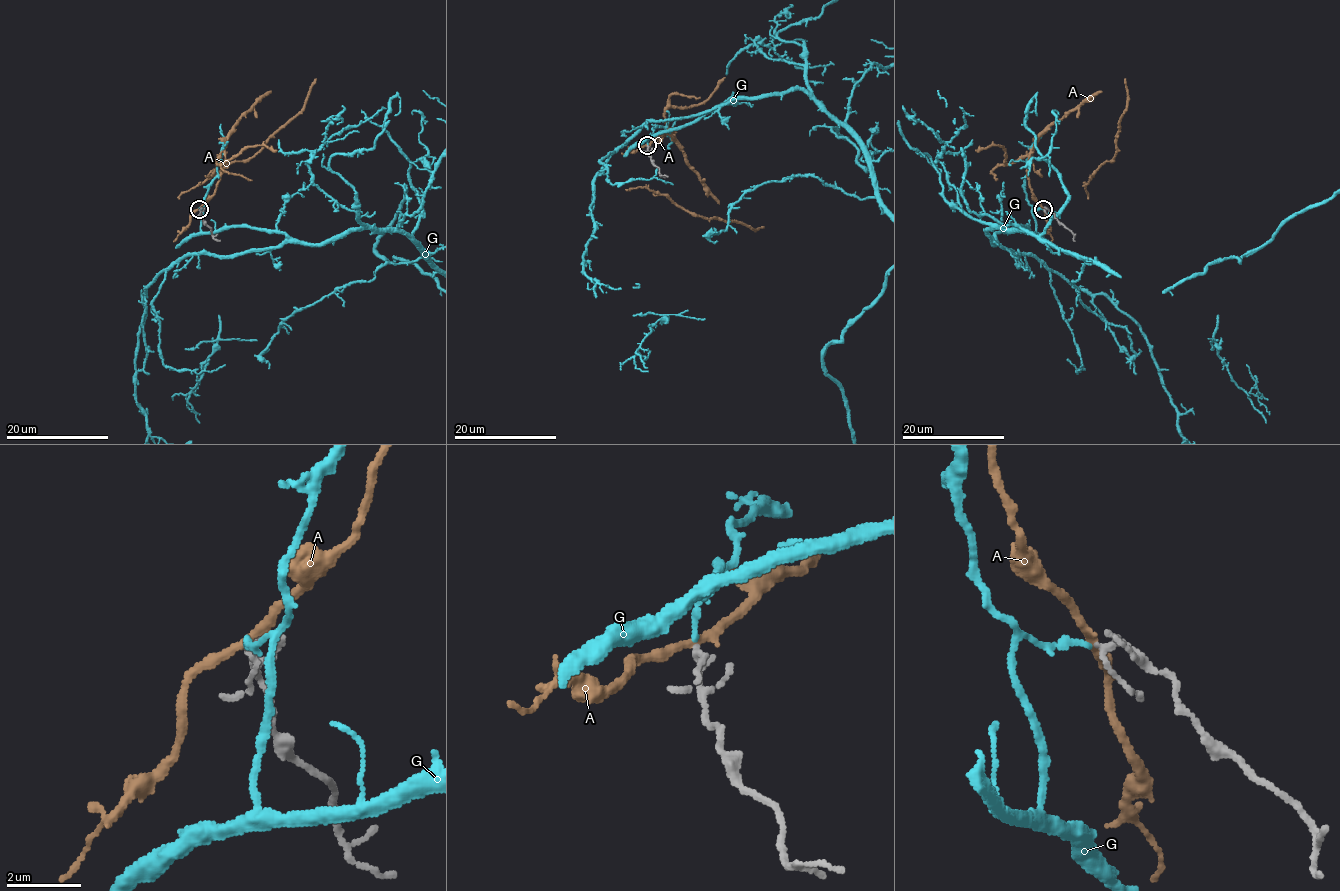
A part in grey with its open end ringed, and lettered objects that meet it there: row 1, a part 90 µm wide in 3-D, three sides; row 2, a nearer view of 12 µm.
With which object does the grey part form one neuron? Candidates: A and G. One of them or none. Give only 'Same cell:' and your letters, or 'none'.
Same cell: G

